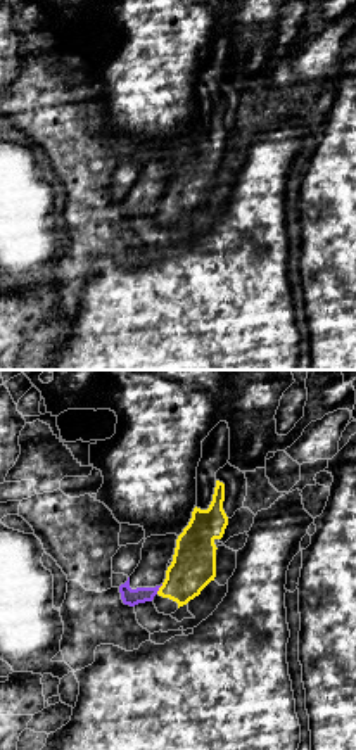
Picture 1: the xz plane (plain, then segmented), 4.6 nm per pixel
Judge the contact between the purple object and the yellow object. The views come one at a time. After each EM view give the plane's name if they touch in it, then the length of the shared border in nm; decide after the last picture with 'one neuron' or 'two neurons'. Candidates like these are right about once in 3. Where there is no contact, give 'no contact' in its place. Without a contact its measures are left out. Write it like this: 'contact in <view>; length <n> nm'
contact in xz; length 60 nm

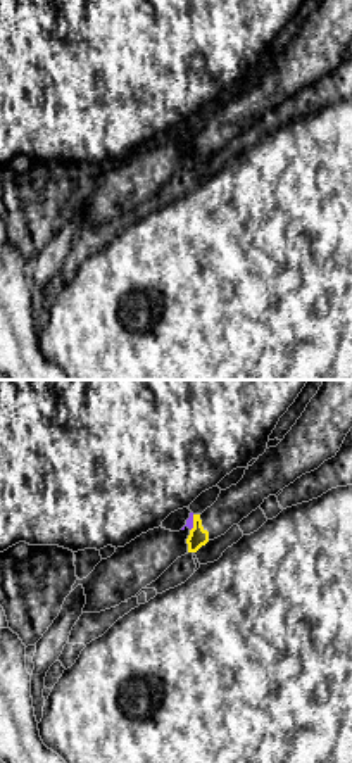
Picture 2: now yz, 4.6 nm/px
contact in yz; length 80 nm

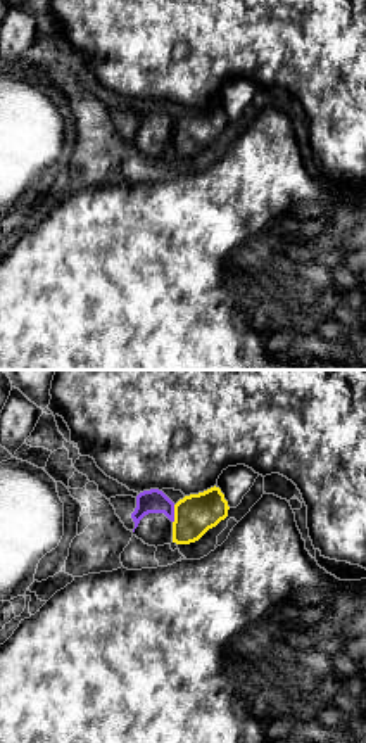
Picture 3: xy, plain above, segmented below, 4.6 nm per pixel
contact in xy; length 90 nm

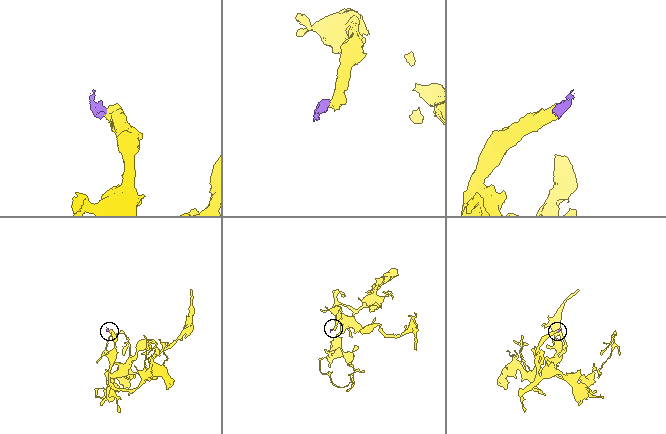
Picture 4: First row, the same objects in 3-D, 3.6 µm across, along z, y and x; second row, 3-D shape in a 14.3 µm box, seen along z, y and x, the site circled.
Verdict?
two neurons

